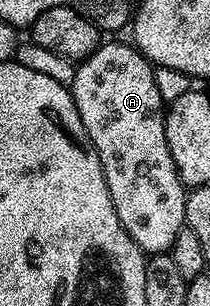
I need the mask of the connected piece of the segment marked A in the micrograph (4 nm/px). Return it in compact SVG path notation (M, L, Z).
M104 41L88 58L79 60L77 67L80 68L73 73L72 83L70 82L72 100L100 158L102 173L106 177L106 185L110 189L110 199L114 201L118 219L141 251L148 255L171 252L174 237L178 237L178 233L186 226L186 186L176 171L170 145L166 145L166 104L158 93L158 85L154 85L153 64L149 63L146 56L136 50L131 42Z

